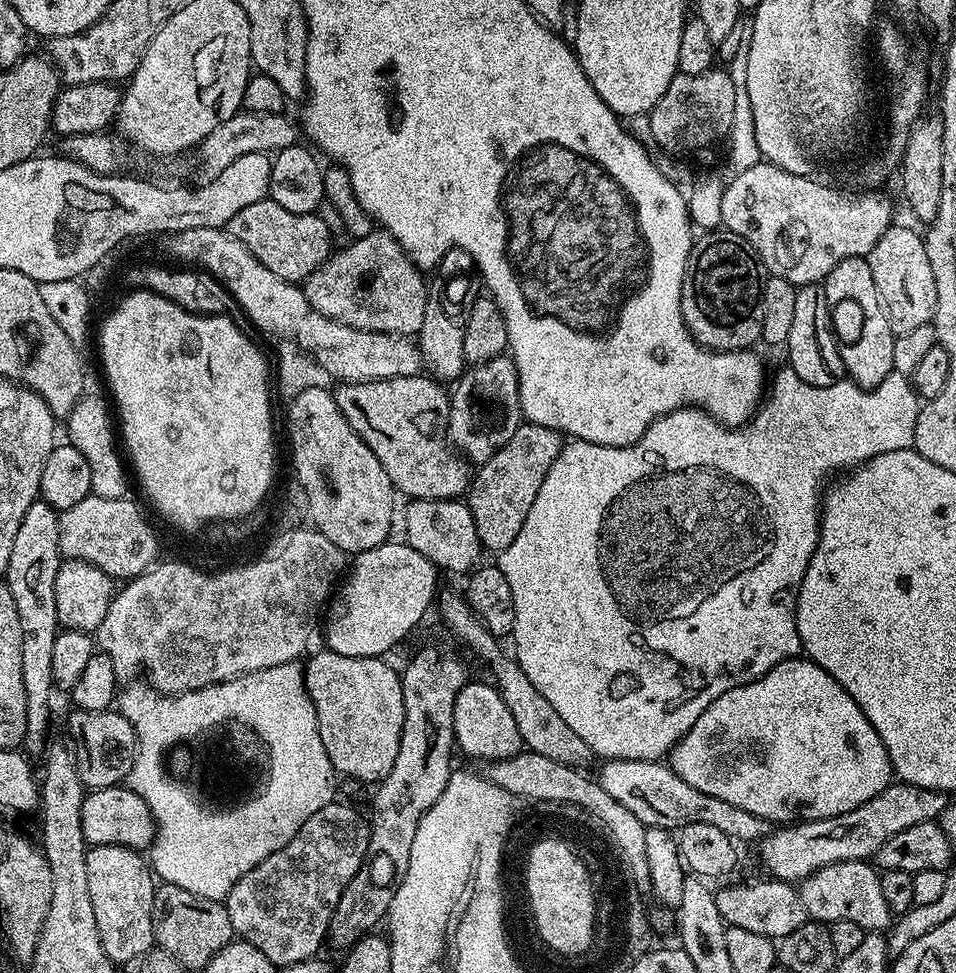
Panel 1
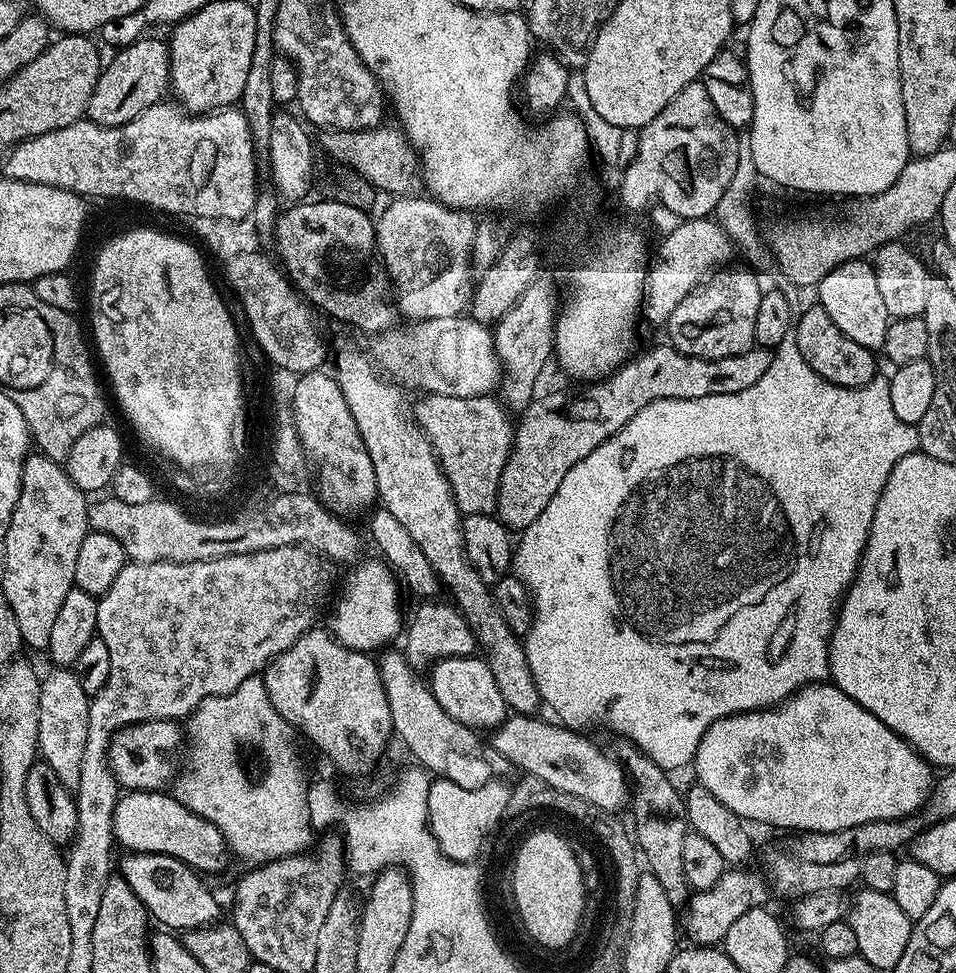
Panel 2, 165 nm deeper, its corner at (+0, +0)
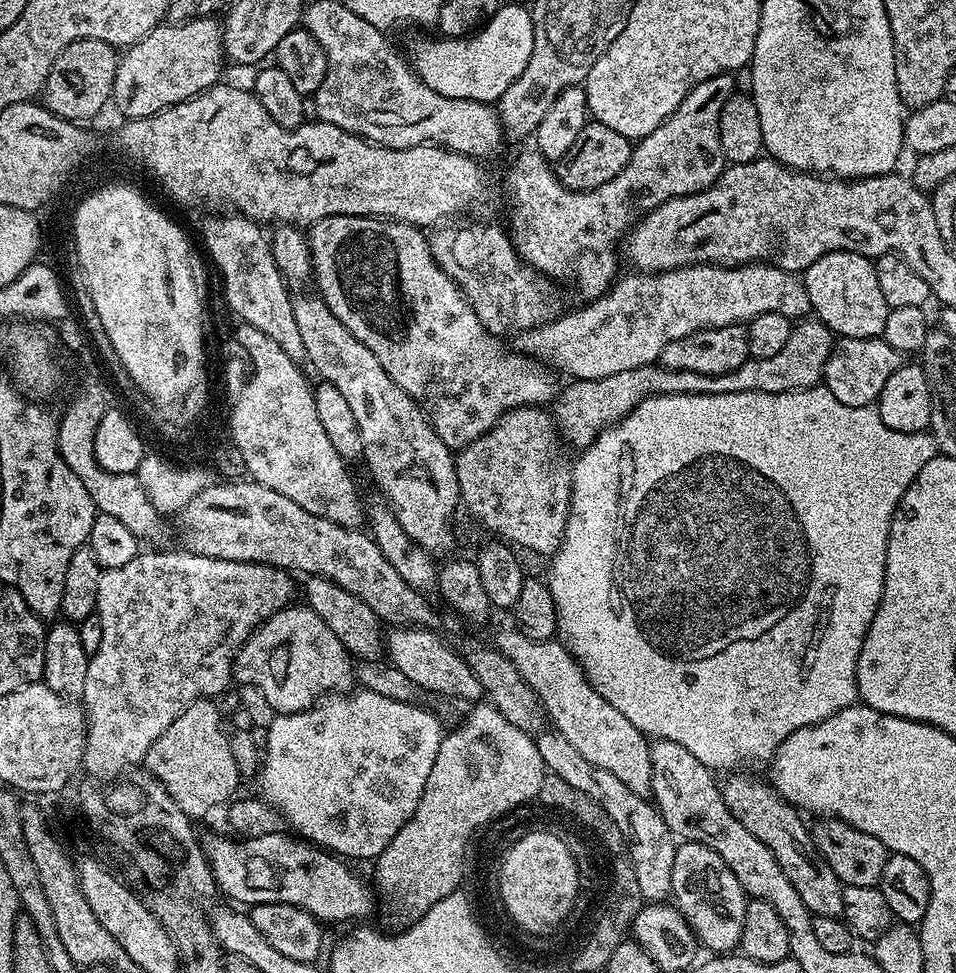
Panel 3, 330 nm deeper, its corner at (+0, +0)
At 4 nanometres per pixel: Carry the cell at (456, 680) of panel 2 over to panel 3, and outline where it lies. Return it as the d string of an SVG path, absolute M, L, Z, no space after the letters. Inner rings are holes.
M396 626L386 636L386 656L390 663L406 674L411 682L417 683L425 693L430 692L440 698L472 700L476 702L484 696L484 687L474 678L472 667L448 644L436 637L437 633L423 626Z

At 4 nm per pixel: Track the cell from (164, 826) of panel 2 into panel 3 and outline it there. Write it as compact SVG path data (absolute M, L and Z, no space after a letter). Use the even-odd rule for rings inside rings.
M279 831L232 840L224 836L212 836L208 841L205 839L202 844L204 856L212 867L217 889L221 893L224 891L232 899L229 901L240 906L298 906L325 925L340 924L343 920L360 920L371 912L373 915L374 892L369 881L367 884L358 873L351 872L341 857L295 835L284 835L283 831Z

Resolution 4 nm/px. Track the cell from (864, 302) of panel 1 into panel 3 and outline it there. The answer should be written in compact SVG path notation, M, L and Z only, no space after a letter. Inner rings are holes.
M831 252L805 268L802 279L815 319L821 320L837 337L883 337L889 306L882 298L876 266L869 257L857 252Z

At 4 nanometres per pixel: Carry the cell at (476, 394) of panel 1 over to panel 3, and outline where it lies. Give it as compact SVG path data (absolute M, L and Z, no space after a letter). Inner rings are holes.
M725 74L723 76L715 76L714 78L706 78L706 82L694 86L694 90L690 90L690 94L686 94L686 98L682 98L682 102L678 106L678 110L674 110L674 114L670 114L654 130L650 130L650 134L646 134L641 140L635 141L632 157L624 169L614 178L610 178L610 182L606 182L597 188L589 188L587 190L564 188L560 185L558 177L556 177L553 165L545 160L541 152L529 150L529 152L518 153L516 161L509 166L508 173L504 176L504 188L508 191L508 224L506 223L506 231L521 260L523 260L528 267L535 269L541 276L547 276L549 280L555 282L557 285L565 284L566 287L573 288L574 291L580 292L581 301L591 302L598 299L599 296L604 295L604 293L612 287L618 276L618 271L616 272L616 247L618 247L619 244L621 247L622 241L627 237L628 233L632 231L633 226L646 214L650 214L655 208L662 206L666 202L670 202L674 198L689 196L695 192L706 190L719 178L721 172L724 171L726 161L722 154L720 139L718 138L718 118L722 114L722 106L737 91L736 79L737 77L735 75Z

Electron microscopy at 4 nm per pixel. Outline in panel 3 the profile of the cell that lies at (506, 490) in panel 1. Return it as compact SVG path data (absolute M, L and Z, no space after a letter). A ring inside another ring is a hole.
M804 318L790 330L790 338L774 358L749 358L738 366L738 370L730 370L726 374L707 376L706 374L694 374L690 370L674 371L665 368L657 362L638 366L634 370L622 370L622 374L610 374L606 378L597 380L572 380L568 385L557 391L551 405L550 415L556 423L559 435L568 444L573 444L576 450L589 448L605 428L624 419L628 413L641 404L648 396L706 396L708 394L738 394L739 392L761 392L762 394L778 394L779 392L793 392L799 388L817 387L824 379L824 367L832 353L834 333L826 327L821 320L815 318Z

